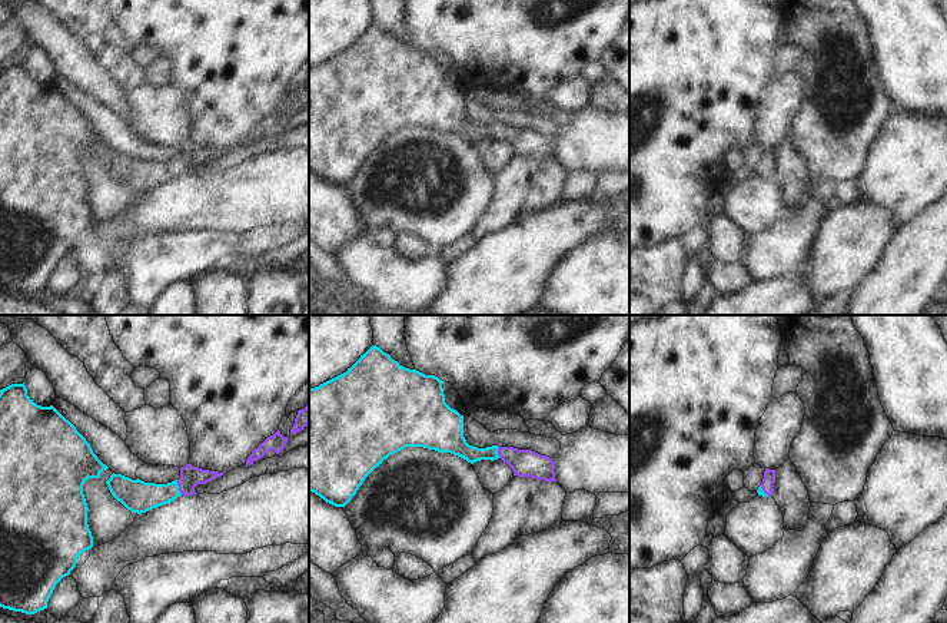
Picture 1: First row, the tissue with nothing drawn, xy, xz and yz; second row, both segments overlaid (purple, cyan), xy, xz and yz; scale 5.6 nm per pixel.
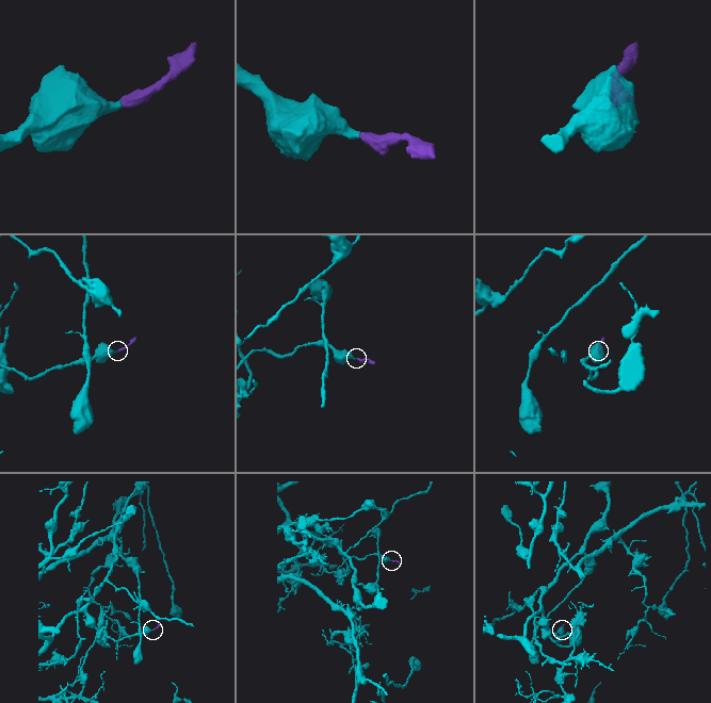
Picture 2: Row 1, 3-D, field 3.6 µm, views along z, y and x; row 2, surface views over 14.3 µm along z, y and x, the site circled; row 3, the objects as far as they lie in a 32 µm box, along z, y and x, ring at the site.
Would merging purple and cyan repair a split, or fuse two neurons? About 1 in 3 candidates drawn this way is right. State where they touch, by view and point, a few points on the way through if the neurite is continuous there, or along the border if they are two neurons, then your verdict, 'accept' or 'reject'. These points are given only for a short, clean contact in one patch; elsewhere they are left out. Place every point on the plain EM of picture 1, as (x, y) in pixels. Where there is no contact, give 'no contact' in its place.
contact xy (179, 166); way xy (190, 155), (179, 166), (168, 172), (136, 175); accept

